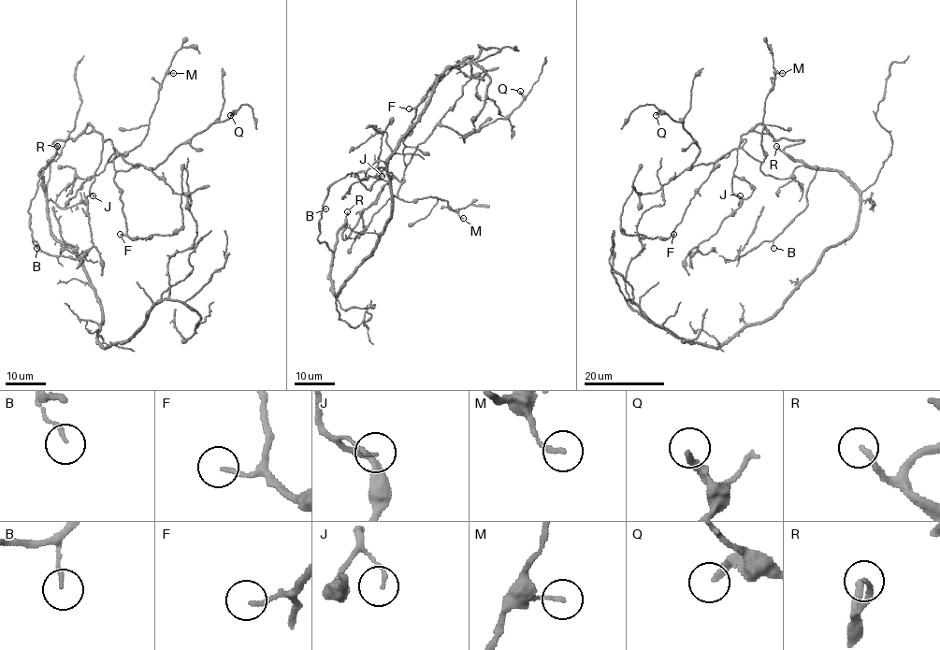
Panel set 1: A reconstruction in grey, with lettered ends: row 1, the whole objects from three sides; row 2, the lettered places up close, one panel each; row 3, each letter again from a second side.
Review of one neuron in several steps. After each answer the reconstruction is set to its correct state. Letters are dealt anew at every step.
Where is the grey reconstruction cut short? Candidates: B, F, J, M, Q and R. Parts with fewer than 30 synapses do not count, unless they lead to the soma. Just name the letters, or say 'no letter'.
R

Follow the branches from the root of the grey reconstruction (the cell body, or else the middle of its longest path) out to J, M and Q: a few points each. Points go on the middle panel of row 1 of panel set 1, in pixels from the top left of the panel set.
J: (337, 293), (331, 262), (338, 231), (345, 219), (345, 238), (376, 202), (392, 174), (380, 166), (382, 176)
M: (337, 293), (338, 231), (345, 219), (348, 236), (392, 176), (404, 201), (436, 196), (463, 218)
Q: (337, 293), (332, 252), (345, 219), (344, 238), (437, 124), (478, 132), (506, 118), (520, 91)

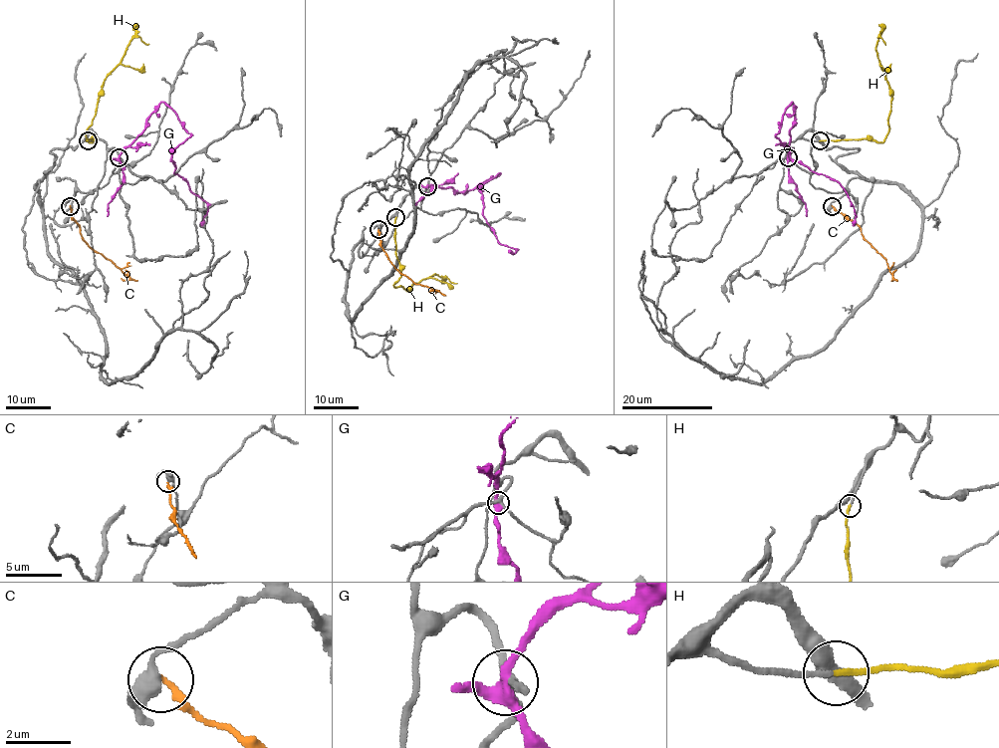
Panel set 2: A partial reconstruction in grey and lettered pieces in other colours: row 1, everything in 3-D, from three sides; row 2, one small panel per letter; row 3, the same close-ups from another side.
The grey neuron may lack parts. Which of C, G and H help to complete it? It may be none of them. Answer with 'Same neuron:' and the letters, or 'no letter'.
Same neuron: H

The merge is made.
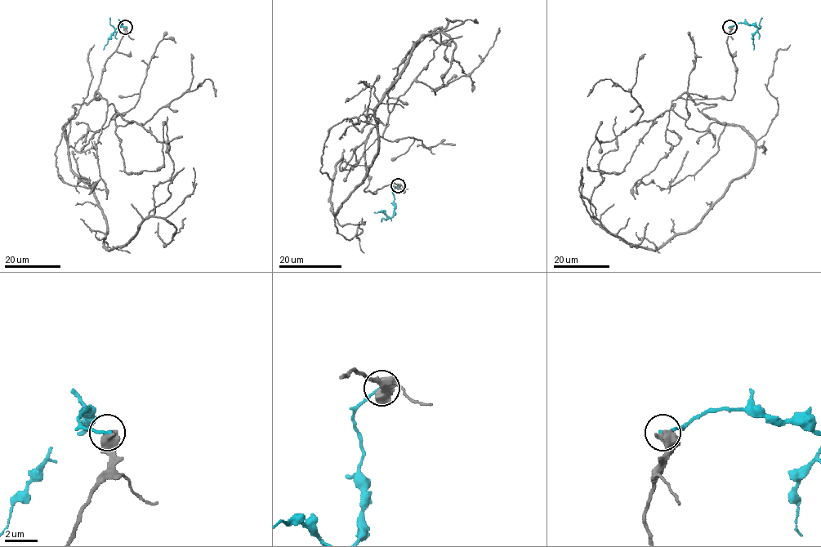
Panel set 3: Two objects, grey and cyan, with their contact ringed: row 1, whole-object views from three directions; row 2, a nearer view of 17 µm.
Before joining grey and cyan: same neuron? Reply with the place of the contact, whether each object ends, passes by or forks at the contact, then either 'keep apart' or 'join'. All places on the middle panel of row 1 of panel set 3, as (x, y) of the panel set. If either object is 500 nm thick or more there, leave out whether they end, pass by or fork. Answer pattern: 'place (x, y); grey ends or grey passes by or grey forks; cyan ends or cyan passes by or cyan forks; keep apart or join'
place (398, 185); keep apart

